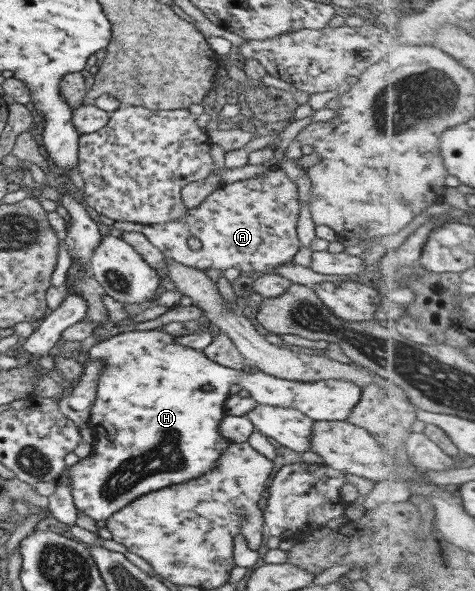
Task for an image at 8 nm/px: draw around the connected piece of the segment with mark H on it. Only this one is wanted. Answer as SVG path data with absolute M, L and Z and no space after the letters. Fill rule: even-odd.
M161 328L134 330L111 336L89 350L90 360L103 364L89 422L96 439L89 456L66 467L64 476L70 485L75 508L96 521L110 519L118 510L148 492L198 478L216 466L222 451L232 443L218 430L222 417L227 414L224 402L230 396L232 384L248 390L250 396L260 404L293 408L314 421L346 421L361 397L361 388L344 379L300 382L276 378L260 370L245 372L218 364L202 350L173 343L173 338ZM204 386L212 386L212 390L205 391Z

